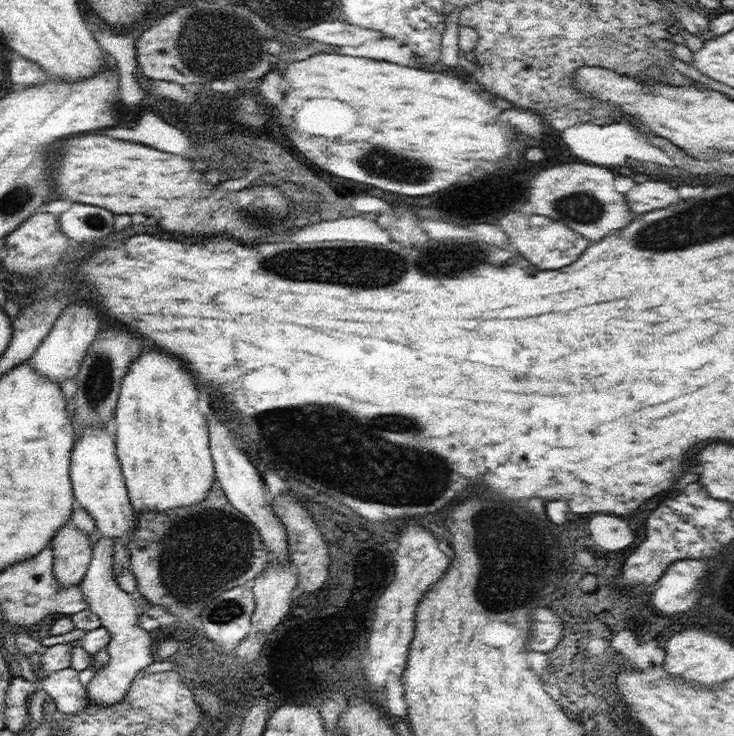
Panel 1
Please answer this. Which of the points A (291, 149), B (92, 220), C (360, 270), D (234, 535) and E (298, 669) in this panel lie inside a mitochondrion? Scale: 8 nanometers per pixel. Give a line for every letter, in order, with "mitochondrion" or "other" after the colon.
A: other
B: mitochondrion
C: mitochondrion
D: mitochondrion
E: other

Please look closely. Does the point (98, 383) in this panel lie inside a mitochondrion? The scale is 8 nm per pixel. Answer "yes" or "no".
yes

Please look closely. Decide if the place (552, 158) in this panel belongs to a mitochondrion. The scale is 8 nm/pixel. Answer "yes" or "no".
no

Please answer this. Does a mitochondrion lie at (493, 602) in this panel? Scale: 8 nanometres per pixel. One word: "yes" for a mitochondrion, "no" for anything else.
yes

